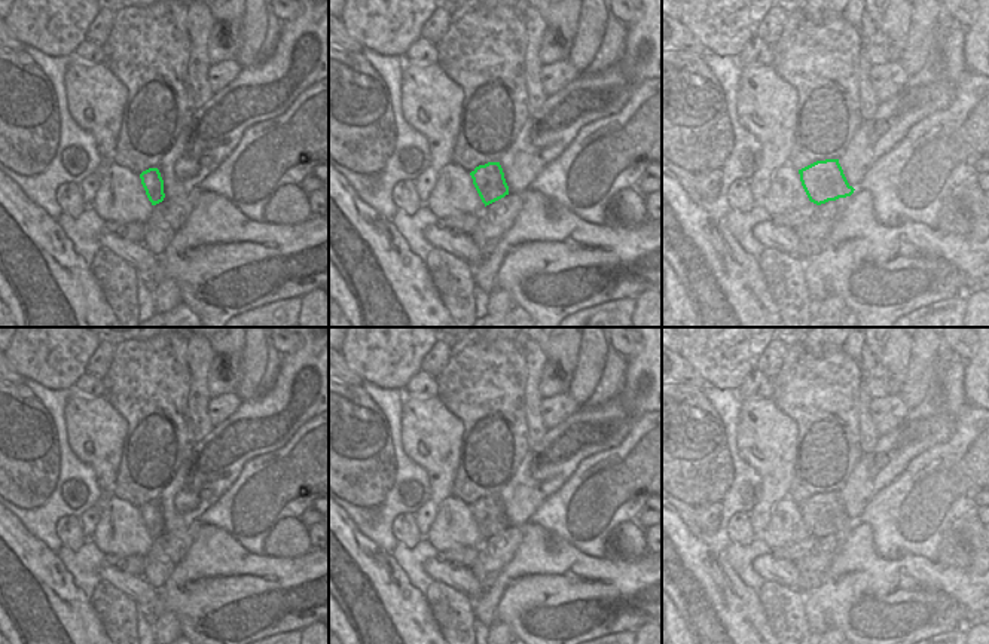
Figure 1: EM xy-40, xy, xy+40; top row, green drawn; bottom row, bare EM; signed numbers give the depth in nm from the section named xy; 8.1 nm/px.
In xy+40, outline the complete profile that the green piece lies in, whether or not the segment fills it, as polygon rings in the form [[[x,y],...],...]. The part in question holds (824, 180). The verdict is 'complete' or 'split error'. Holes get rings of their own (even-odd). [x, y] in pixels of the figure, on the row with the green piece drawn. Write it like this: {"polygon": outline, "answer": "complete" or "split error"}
{"polygon": [[[839,159],[816,161],[799,170],[802,186],[811,202],[821,205],[854,193]]], "answer": "complete"}

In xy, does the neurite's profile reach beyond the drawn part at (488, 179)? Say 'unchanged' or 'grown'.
unchanged

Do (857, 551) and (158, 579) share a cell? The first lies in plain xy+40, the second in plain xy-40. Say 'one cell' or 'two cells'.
two cells

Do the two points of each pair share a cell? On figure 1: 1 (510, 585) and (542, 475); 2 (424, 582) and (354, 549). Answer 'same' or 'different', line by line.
1: different
2: different

